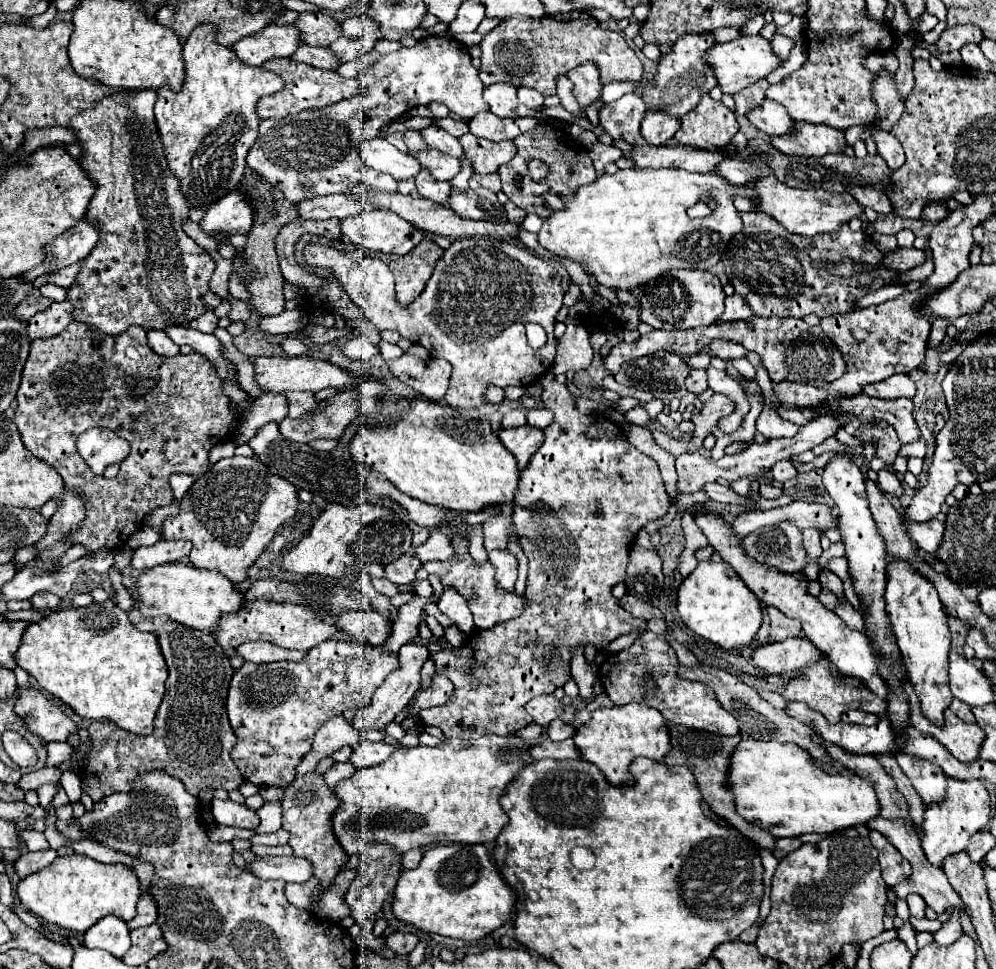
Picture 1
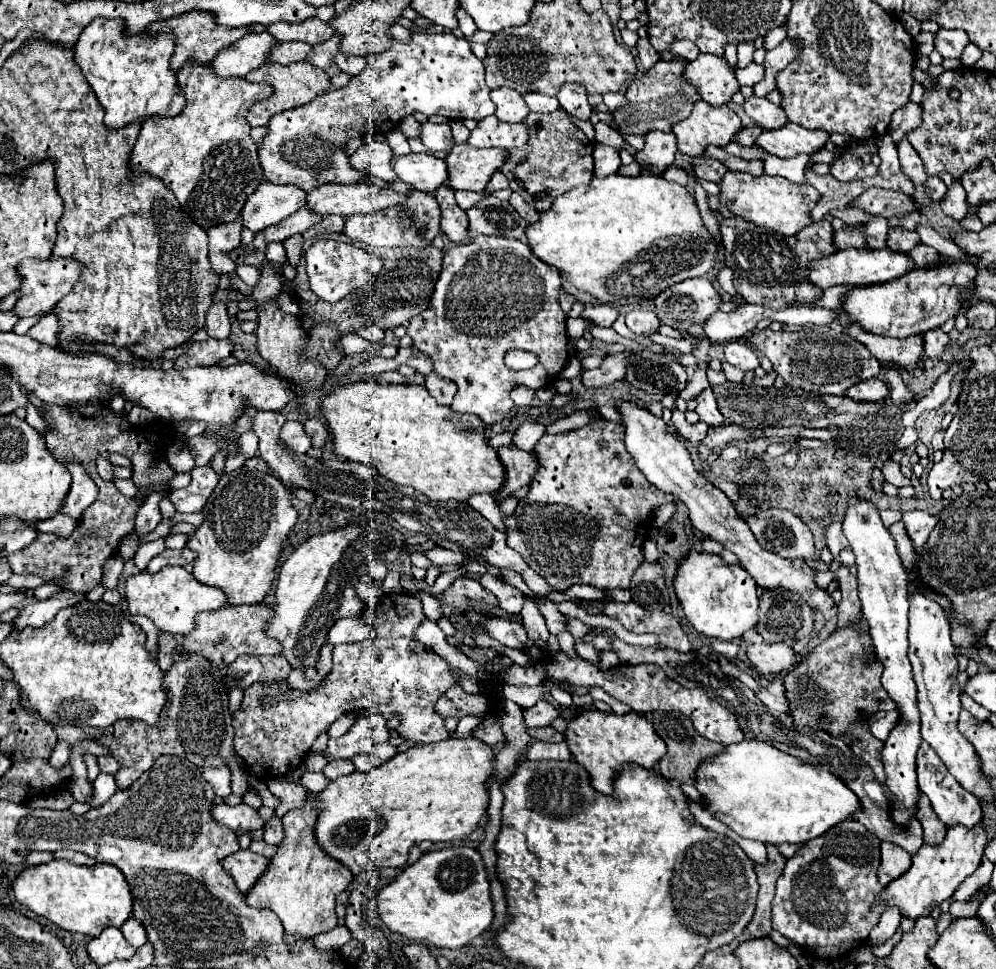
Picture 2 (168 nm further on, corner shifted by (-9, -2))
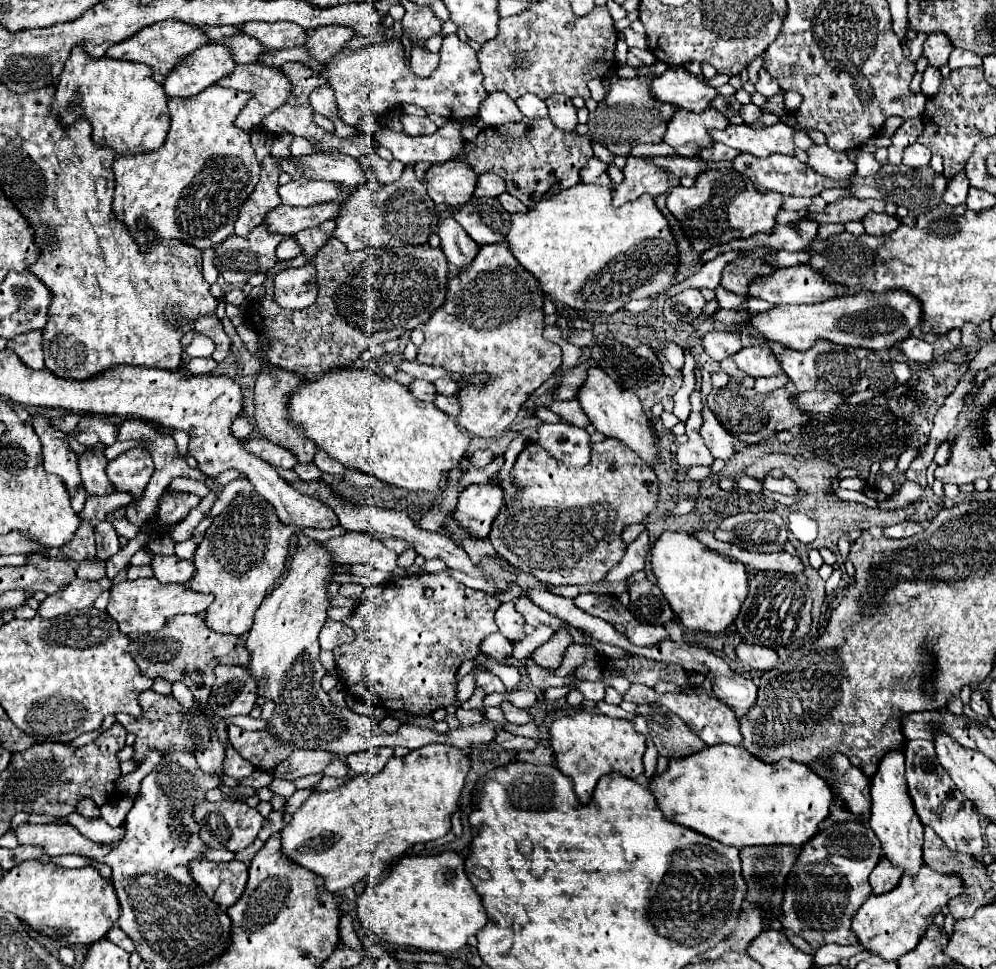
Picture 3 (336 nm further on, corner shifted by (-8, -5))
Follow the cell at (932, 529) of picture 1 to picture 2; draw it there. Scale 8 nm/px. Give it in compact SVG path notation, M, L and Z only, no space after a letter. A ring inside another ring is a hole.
M920 510L904 512L904 514L902 514L902 524L904 524L906 534L910 536L912 544L914 544L916 548L920 548L920 546L928 540L932 528L936 526L936 516L930 516L930 514L920 512Z

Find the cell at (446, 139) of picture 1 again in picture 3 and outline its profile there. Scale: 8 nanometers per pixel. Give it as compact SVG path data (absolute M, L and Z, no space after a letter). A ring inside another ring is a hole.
M403 115L401 117L403 129L409 135L433 135L439 127L429 119L429 117L413 117L413 115Z

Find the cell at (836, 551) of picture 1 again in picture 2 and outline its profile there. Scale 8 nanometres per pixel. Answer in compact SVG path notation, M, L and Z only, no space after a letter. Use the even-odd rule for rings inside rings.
M760 510L746 518L758 544L782 558L814 558L812 532L788 510Z

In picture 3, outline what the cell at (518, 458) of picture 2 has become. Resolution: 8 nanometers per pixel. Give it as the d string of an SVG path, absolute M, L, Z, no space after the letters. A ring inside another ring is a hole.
M471 483L461 495L453 519L461 523L477 539L485 539L491 531L491 523L505 505L505 493L499 483Z

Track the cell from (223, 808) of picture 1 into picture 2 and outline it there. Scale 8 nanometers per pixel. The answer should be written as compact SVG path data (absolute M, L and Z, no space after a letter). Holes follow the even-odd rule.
M214 804L210 812L212 812L212 818L216 824L222 824L222 826L230 828L232 832L238 832L238 830L254 832L254 830L264 828L264 820L248 804L238 804L238 806Z

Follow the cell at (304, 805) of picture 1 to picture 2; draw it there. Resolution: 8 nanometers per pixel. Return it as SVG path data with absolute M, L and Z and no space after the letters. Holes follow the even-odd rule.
M312 794L304 808L292 810L282 818L284 840L282 844L278 844L276 854L270 858L266 872L246 894L246 904L250 904L252 908L268 908L280 918L288 948L292 948L300 938L306 940L336 926L336 896L344 892L352 880L352 872L348 872L346 866L338 860L326 856L326 852L316 844L314 820L318 814L312 808L314 800L316 796Z

